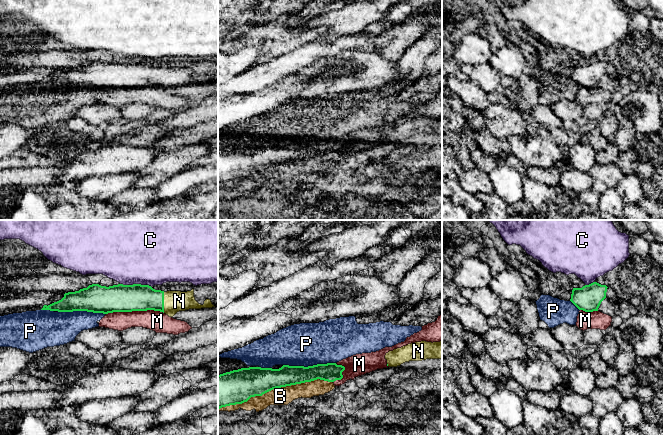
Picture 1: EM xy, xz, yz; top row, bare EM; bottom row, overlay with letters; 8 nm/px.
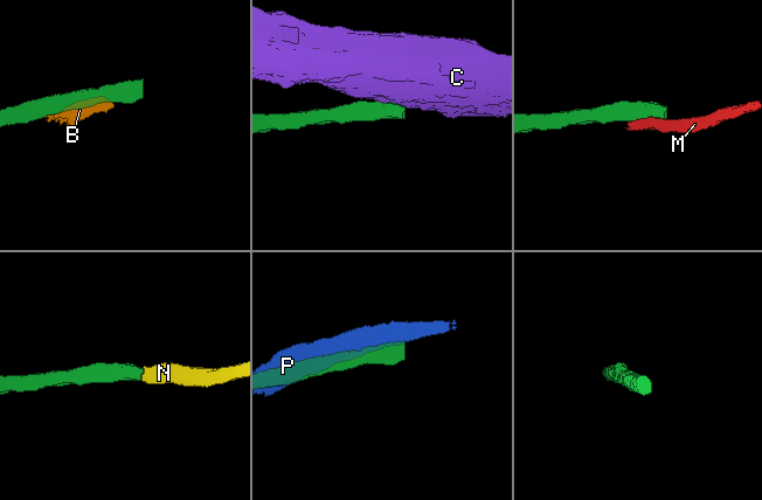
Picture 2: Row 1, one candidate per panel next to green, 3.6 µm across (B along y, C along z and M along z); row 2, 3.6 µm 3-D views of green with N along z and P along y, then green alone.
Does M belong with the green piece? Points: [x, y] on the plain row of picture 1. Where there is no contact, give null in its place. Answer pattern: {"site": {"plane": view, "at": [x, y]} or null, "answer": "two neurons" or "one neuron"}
{"site": {"plane": "xy", "at": [134, 86]}, "answer": "two neurons"}

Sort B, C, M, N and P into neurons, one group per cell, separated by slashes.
B M / C / N / P

